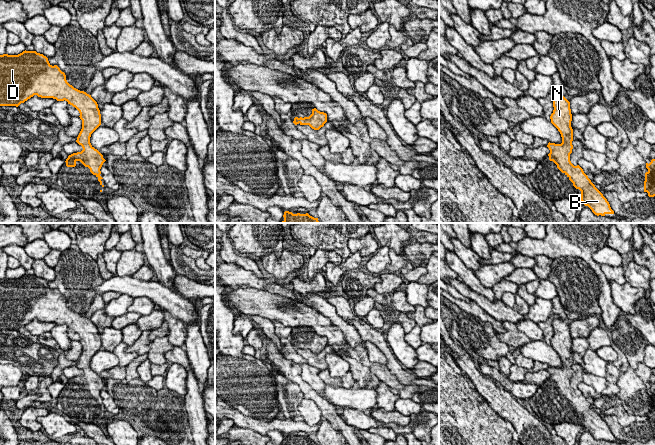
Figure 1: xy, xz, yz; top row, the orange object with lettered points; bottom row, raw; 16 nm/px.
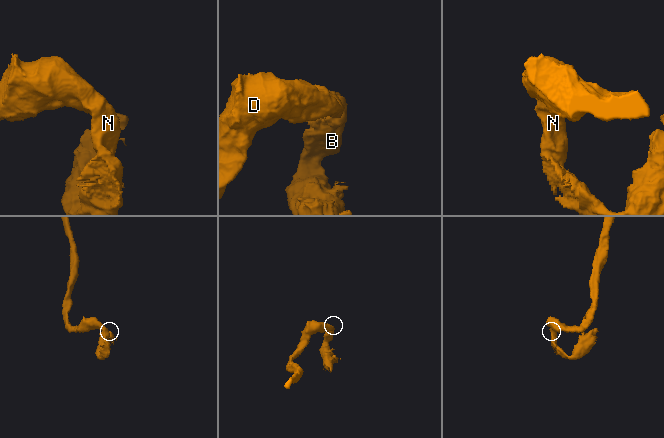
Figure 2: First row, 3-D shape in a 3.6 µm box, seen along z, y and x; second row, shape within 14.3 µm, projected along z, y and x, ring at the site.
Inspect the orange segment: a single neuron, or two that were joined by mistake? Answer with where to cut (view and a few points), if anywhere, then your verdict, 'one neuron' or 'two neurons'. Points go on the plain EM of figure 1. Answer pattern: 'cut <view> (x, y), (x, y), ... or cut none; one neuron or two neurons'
cut none; one neuron

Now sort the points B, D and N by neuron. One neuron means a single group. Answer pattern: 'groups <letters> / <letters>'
groups B D N

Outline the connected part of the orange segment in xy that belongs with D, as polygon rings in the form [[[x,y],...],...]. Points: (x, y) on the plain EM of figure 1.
[[[25,274],[18,279],[0,279],[0,330],[18,331],[34,319],[65,324],[79,335],[82,353],[76,366],[83,374],[69,379],[66,390],[75,391],[80,385],[104,411],[100,393],[106,384],[90,367],[91,358],[101,349],[97,326],[70,309],[65,297],[57,289],[52,290],[43,278]]]

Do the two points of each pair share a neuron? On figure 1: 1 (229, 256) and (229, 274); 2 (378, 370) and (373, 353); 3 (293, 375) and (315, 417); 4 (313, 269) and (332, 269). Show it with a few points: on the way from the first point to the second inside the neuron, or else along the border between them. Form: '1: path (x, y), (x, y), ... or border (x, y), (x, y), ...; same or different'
1: border (225, 262), (237, 264), (251, 271); different
2: border (370, 361), (385, 366); different
3: border (304, 398), (309, 398), (315, 403), (321, 416); different
4: border (342, 262), (339, 264), (328, 262), (323, 268); different

